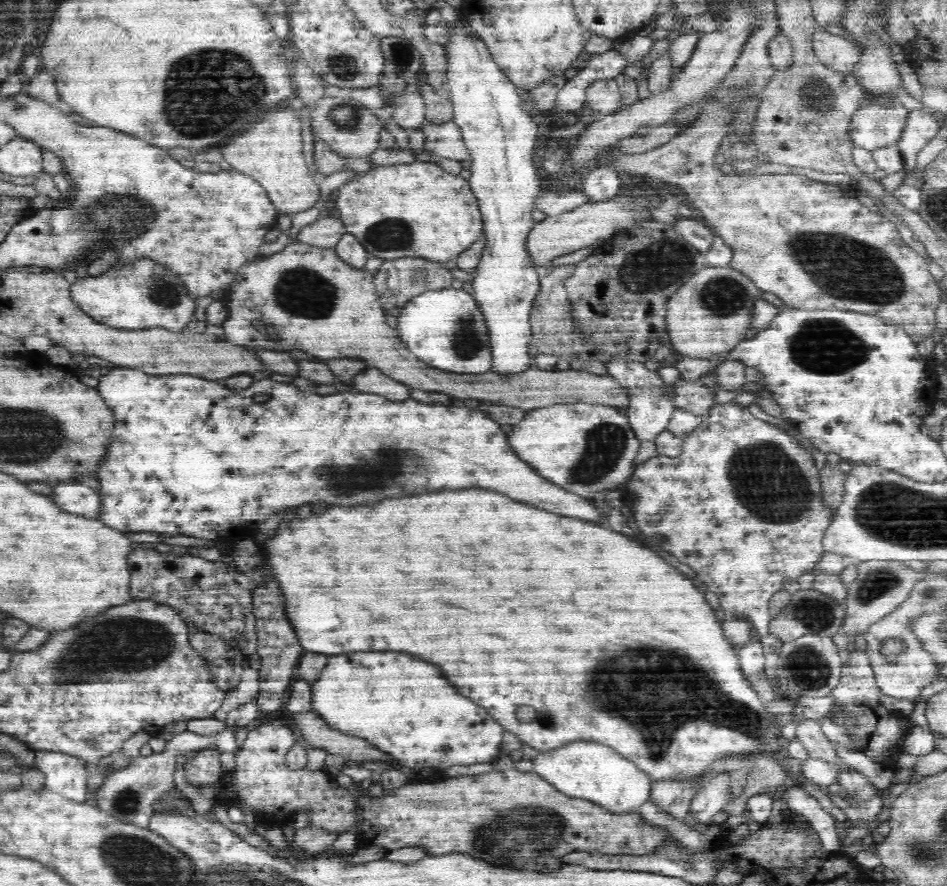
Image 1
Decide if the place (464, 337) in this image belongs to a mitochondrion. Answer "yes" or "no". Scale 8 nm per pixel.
yes

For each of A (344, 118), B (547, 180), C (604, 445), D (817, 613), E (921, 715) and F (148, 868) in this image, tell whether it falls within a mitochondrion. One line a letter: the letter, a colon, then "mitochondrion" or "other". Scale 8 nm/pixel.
A: mitochondrion
B: other
C: mitochondrion
D: mitochondrion
E: other
F: mitochondrion

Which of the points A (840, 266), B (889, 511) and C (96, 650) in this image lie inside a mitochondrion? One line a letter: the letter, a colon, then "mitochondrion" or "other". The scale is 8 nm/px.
A: mitochondrion
B: mitochondrion
C: mitochondrion

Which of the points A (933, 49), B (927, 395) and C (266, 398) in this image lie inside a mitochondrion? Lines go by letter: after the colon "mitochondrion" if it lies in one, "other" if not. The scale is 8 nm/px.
A: other
B: other
C: other

